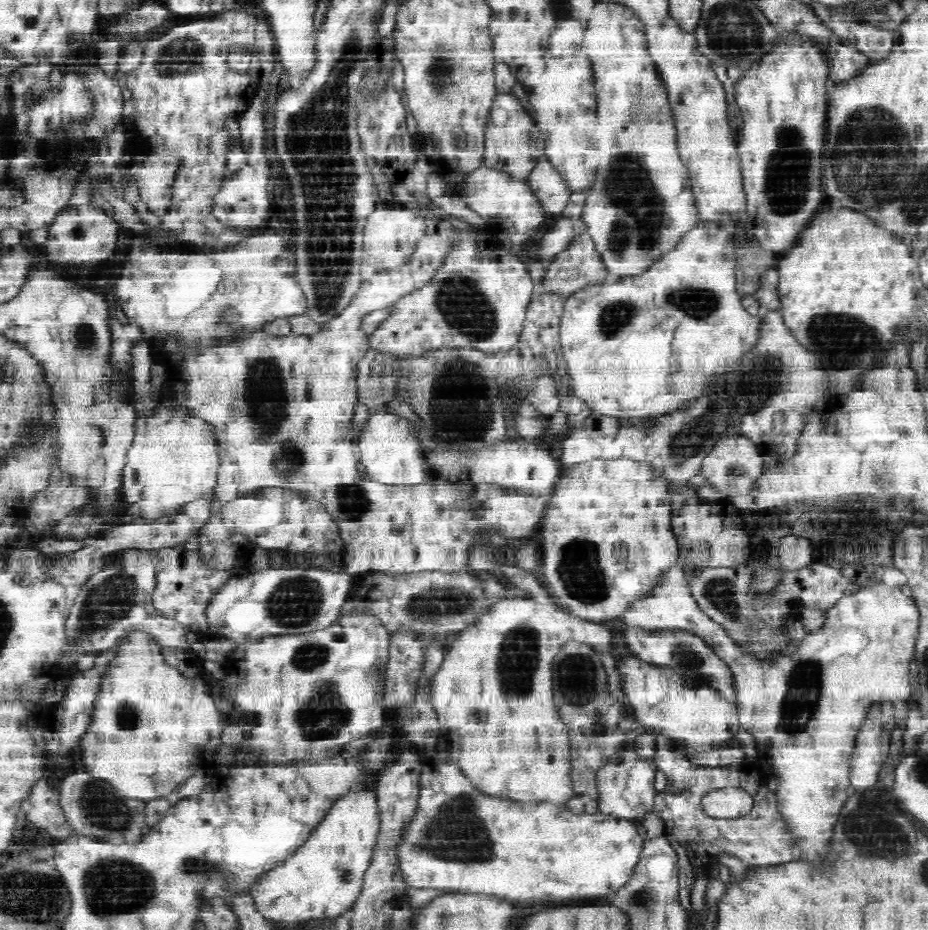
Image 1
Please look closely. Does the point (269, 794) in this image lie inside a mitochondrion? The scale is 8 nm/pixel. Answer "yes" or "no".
no

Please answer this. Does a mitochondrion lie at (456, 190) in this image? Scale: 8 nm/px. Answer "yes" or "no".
no

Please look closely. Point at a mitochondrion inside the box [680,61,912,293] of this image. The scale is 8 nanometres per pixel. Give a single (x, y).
(786, 182)

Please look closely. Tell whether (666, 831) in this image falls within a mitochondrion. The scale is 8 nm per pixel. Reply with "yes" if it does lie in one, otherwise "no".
no

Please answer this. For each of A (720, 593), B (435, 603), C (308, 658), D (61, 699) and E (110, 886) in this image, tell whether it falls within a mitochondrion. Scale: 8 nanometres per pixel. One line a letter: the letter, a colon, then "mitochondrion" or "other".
A: mitochondrion
B: mitochondrion
C: mitochondrion
D: other
E: mitochondrion

